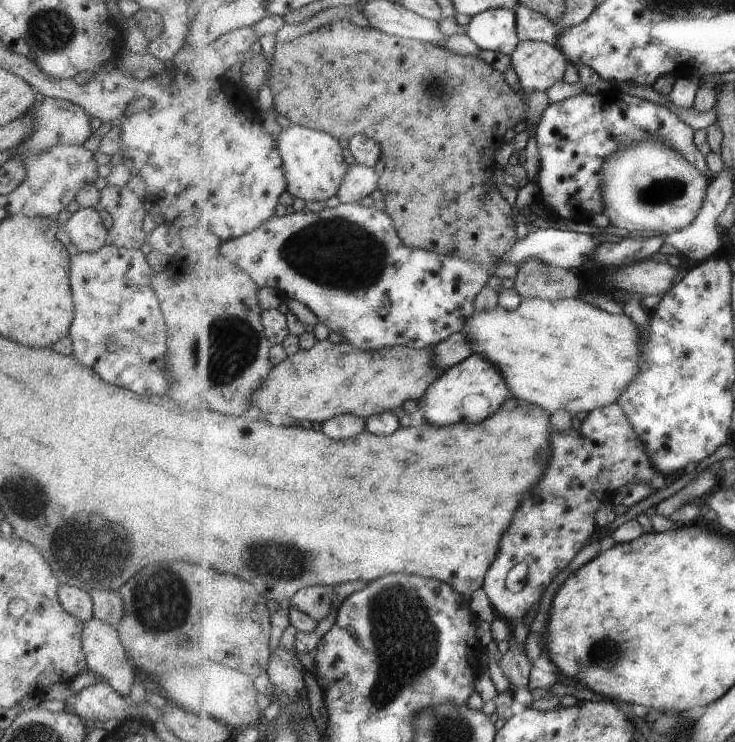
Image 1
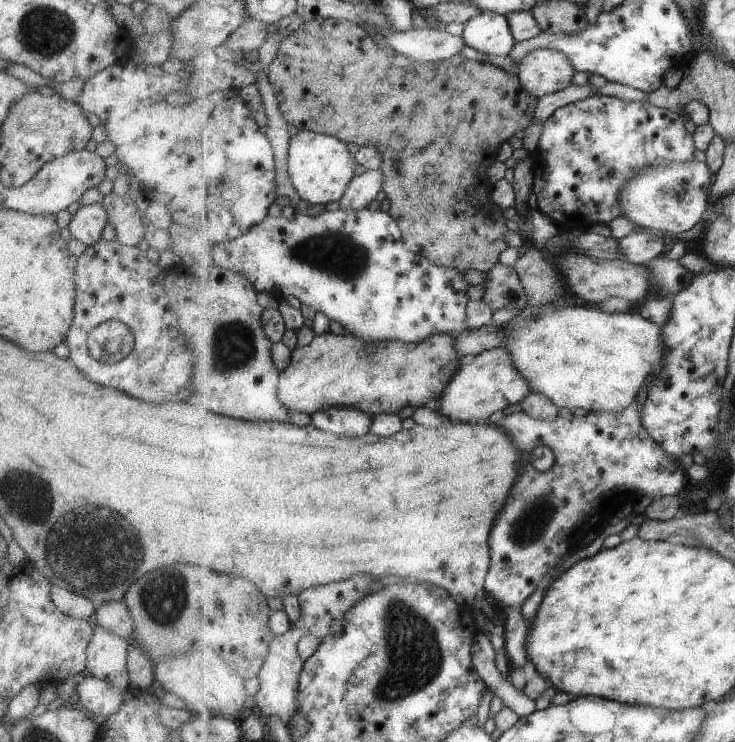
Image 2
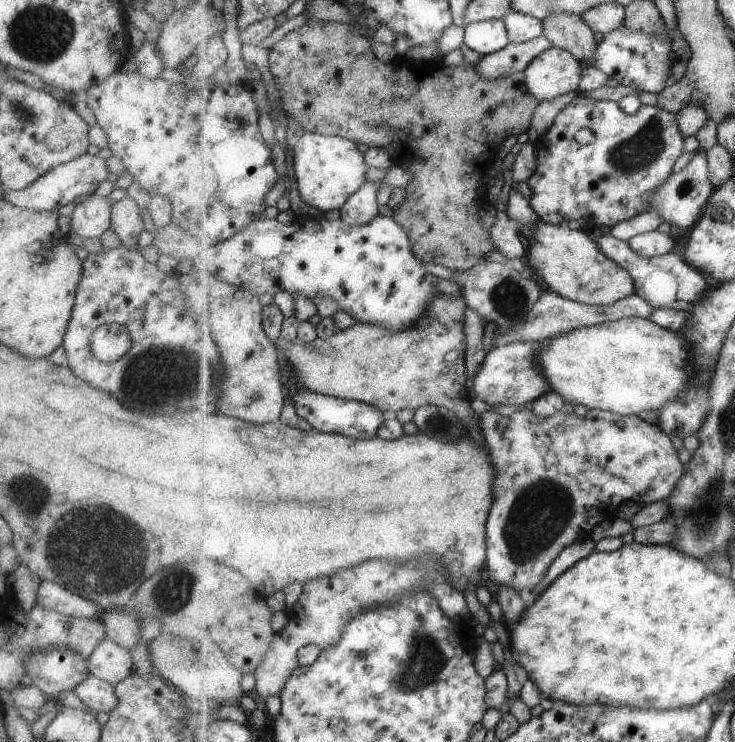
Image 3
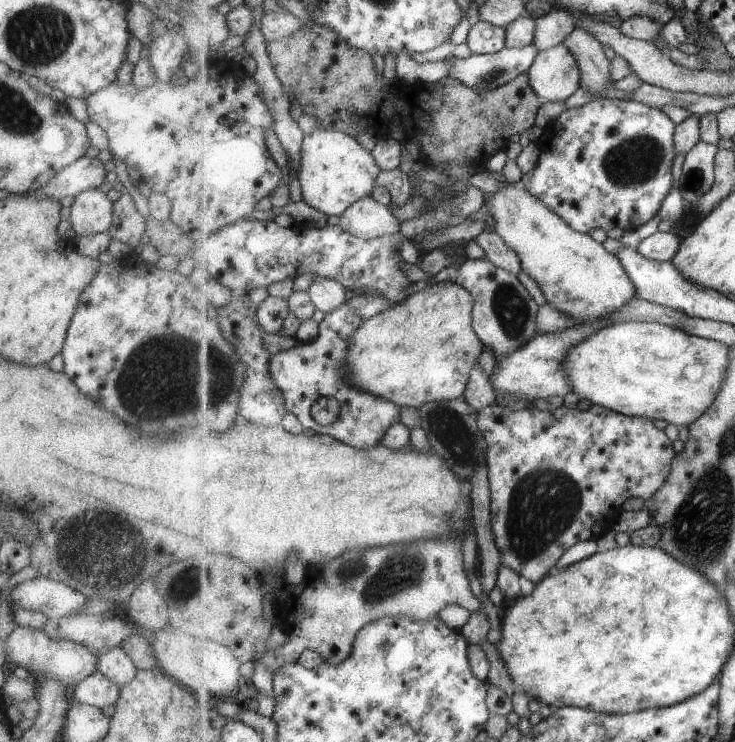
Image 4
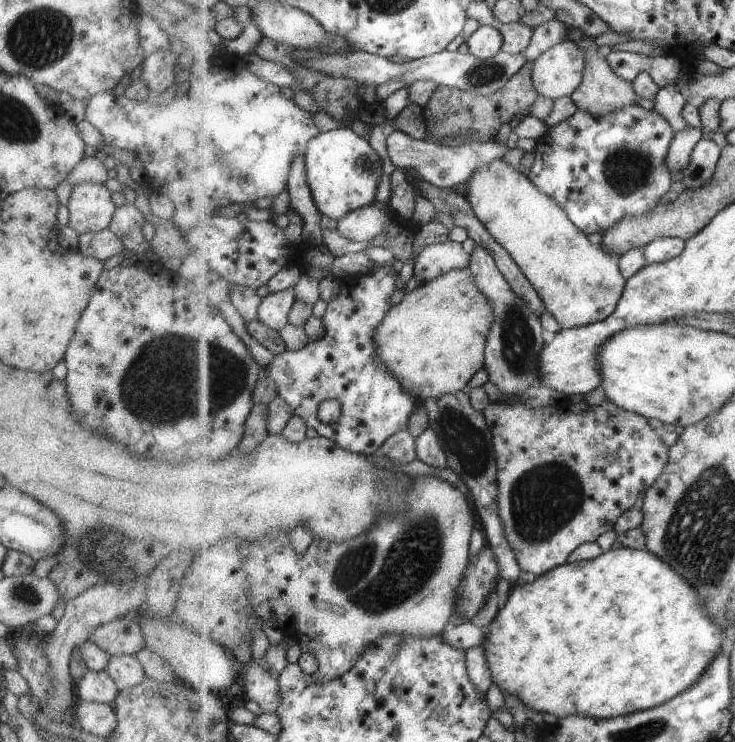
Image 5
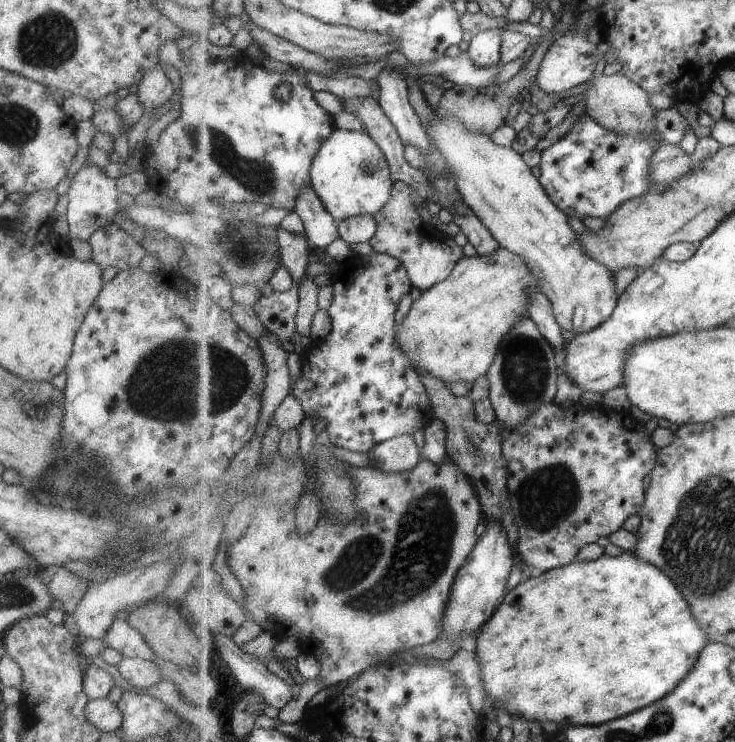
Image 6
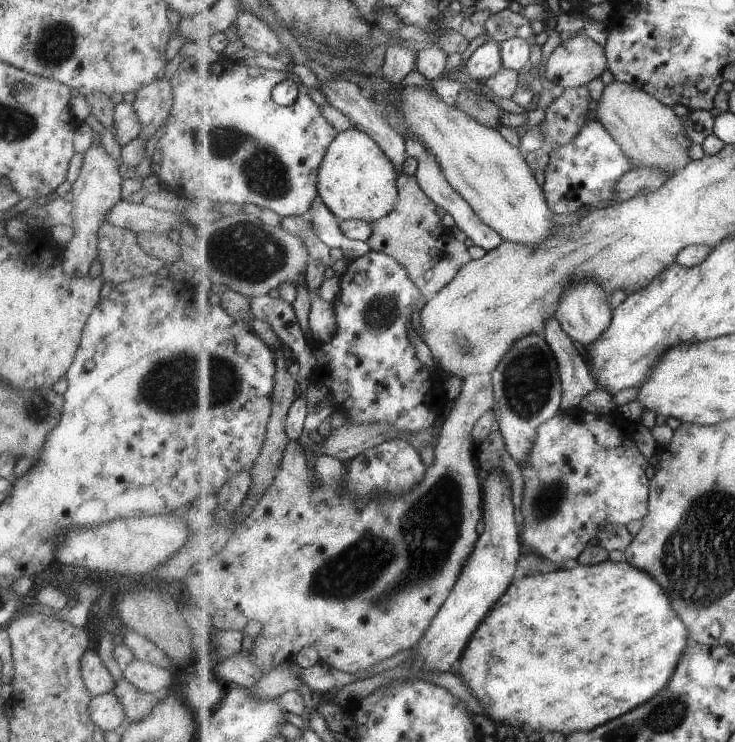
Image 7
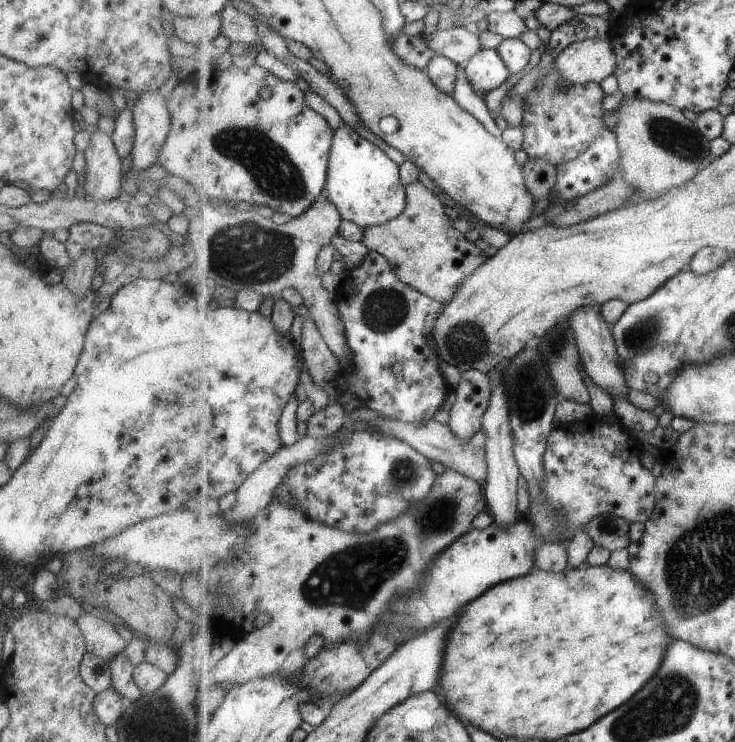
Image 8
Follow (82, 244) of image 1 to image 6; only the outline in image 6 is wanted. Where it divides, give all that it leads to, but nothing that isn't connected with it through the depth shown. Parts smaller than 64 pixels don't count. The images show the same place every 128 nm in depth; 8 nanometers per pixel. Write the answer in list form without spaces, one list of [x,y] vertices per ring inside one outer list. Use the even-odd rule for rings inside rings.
[[[93,163],[83,165],[76,172],[70,180],[66,195],[68,203],[65,214],[69,238],[77,238],[88,242],[95,230],[113,223],[115,214],[119,212],[116,202],[119,192],[115,184],[115,179],[105,176],[101,172],[101,168]]]

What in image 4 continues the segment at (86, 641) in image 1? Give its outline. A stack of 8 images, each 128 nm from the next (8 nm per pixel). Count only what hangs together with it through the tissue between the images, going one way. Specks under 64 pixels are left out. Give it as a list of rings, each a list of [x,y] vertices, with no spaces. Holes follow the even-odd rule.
[[[121,647],[111,648],[105,654],[99,654],[96,662],[96,672],[103,674],[107,680],[118,686],[131,682],[138,671],[133,661]]]

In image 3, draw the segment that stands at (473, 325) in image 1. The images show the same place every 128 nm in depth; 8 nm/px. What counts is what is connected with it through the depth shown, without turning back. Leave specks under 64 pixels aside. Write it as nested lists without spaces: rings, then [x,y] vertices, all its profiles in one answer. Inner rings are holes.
[[[623,318],[603,324],[577,328],[543,341],[539,348],[539,366],[551,382],[551,389],[569,404],[582,404],[588,410],[613,411],[623,416],[638,415],[645,410],[658,413],[675,398],[683,398],[691,386],[699,386],[698,348],[687,342],[683,333],[665,328],[646,318]]]

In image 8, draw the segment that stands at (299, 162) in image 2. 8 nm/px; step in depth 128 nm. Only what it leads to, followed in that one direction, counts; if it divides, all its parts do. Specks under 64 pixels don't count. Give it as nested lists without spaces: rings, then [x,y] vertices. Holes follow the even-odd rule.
[[[343,125],[334,131],[325,193],[337,206],[345,221],[356,222],[364,229],[397,218],[405,212],[408,203],[407,188],[401,178],[400,166],[377,144],[363,138],[349,125]]]

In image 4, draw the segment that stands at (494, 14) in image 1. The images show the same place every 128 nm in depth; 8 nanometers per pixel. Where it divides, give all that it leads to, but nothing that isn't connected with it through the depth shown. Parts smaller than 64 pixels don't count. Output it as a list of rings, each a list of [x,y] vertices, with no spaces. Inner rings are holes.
[[[479,20],[471,27],[466,44],[474,54],[495,54],[507,47],[506,28]]]

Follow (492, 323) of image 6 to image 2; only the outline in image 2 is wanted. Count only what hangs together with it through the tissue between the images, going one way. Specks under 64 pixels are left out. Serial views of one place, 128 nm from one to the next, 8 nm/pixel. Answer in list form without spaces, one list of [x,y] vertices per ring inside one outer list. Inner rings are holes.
[[[330,331],[316,335],[311,344],[297,346],[292,350],[291,366],[281,372],[279,377],[279,398],[290,411],[305,413],[311,416],[325,406],[355,406],[372,416],[378,414],[397,414],[405,406],[414,409],[425,405],[436,405],[443,396],[444,388],[449,386],[457,370],[461,368],[459,352],[455,348],[456,337],[453,334],[435,334],[419,344],[407,344],[403,341],[373,342],[344,332],[342,335]]]

